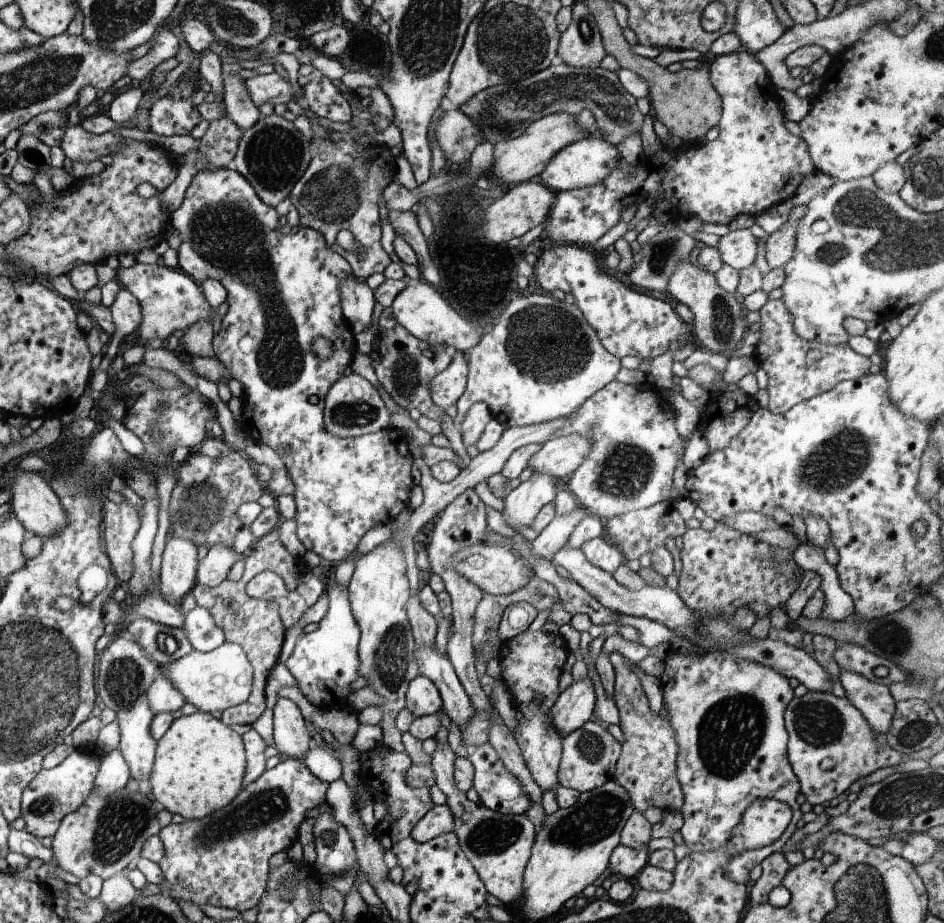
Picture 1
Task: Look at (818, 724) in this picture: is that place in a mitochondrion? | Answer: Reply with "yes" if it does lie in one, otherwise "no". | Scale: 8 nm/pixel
yes

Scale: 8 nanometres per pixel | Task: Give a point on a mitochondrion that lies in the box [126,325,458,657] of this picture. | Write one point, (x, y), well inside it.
(202, 507)

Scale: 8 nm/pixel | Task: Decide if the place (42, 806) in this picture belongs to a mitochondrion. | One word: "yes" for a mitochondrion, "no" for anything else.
yes

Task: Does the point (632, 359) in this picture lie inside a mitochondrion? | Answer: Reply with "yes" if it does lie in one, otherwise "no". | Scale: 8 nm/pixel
no

